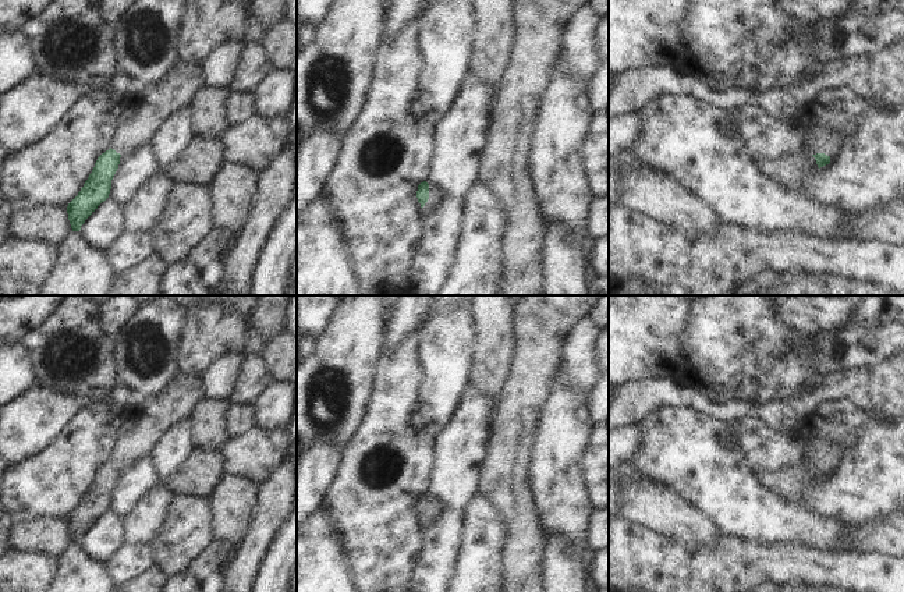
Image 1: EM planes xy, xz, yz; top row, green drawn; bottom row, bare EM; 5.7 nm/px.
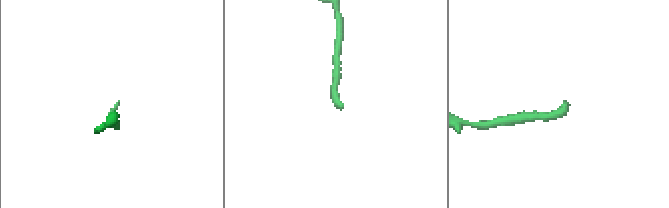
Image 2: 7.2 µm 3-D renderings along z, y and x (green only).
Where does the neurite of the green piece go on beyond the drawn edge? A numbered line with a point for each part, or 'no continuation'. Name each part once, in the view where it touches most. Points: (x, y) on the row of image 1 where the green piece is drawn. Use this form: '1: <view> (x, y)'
1: xz (435, 194)

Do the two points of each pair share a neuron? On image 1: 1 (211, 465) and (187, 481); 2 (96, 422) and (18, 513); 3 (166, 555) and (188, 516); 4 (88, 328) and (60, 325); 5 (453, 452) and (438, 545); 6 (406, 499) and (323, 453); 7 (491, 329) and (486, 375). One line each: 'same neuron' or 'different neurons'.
1: same neuron
2: same neuron
3: same neuron
4: same neuron
5: same neuron
6: different neurons
7: same neuron

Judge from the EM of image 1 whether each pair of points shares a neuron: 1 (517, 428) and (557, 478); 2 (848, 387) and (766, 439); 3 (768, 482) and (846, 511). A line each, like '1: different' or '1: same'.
1: different
2: different
3: same

